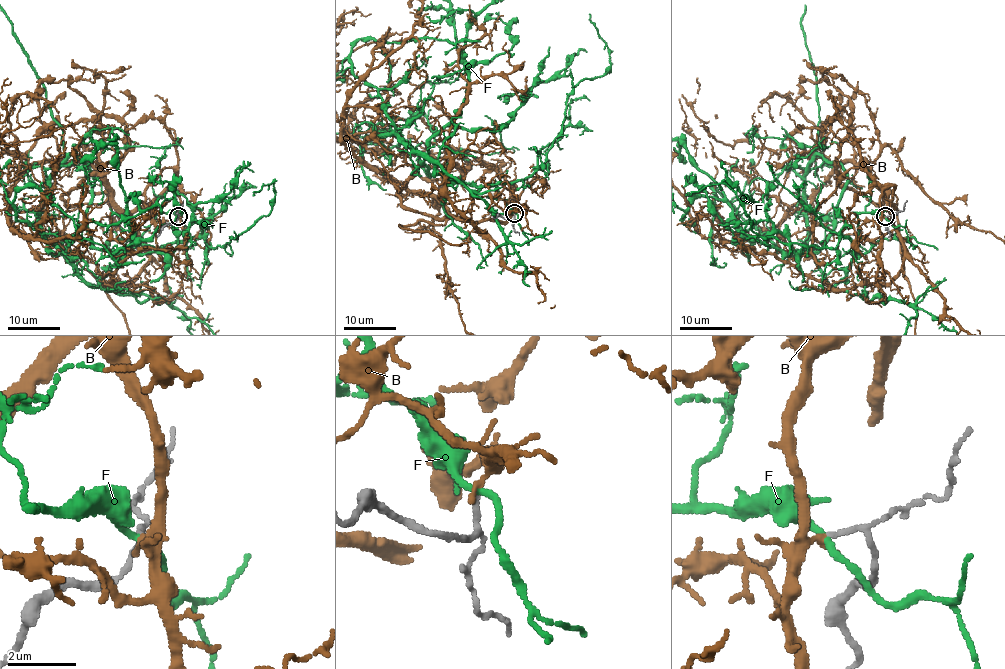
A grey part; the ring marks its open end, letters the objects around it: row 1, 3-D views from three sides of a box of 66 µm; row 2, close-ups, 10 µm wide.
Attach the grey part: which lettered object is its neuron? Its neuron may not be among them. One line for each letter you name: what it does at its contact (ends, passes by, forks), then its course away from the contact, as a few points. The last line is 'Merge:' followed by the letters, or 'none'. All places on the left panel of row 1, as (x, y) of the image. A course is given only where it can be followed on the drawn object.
B: it passes by
Merge: B

